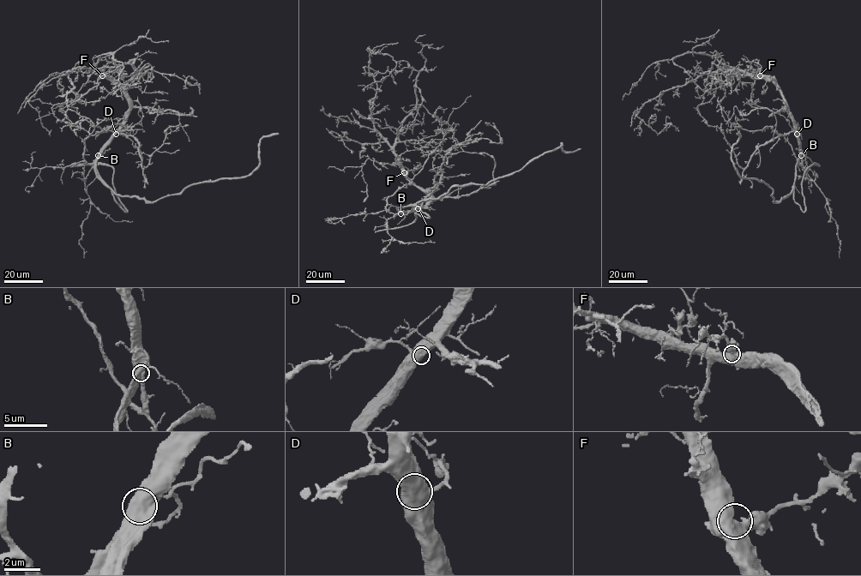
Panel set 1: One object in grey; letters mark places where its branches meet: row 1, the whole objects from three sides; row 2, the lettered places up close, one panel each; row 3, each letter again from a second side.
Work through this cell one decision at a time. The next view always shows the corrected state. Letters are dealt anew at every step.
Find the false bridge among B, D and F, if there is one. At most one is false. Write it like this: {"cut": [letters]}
{"cut": []}

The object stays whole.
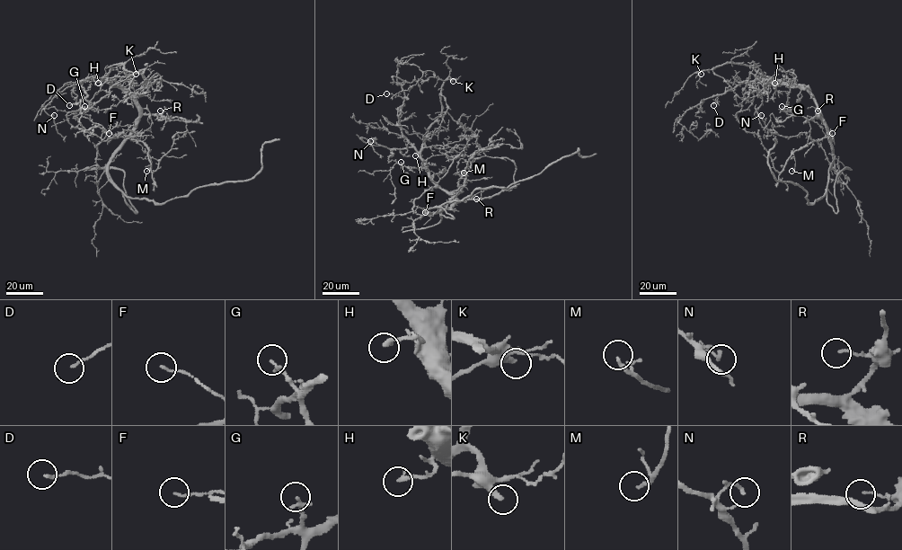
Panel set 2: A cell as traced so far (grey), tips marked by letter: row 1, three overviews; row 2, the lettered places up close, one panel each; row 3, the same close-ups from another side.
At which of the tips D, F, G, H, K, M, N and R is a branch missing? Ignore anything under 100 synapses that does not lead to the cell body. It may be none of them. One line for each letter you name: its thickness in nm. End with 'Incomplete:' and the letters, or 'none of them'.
Incomplete: none of them

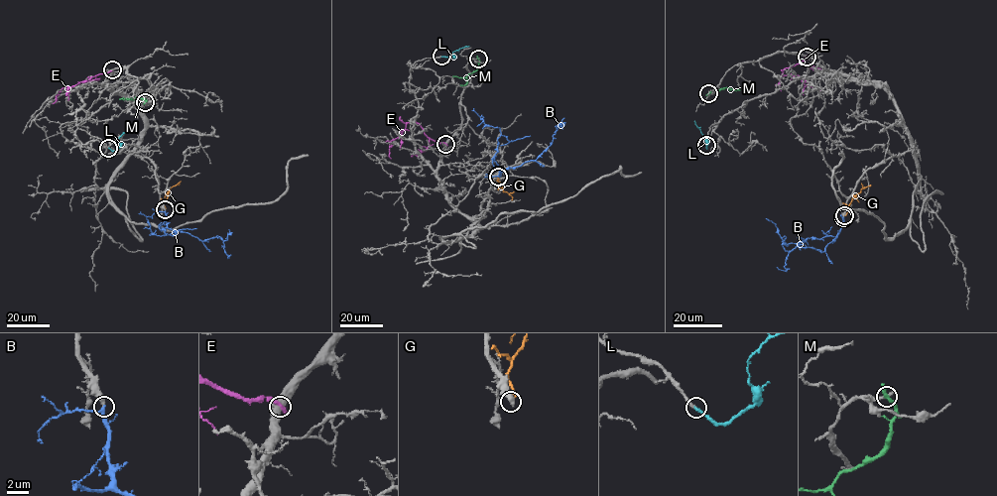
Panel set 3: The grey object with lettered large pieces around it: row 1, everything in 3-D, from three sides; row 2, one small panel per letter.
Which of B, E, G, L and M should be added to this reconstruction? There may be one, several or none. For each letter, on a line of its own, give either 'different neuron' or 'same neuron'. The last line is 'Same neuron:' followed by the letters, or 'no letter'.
B: same neuron
E: different neuron
G: different neuron
L: same neuron
M: different neuron
Same neuron: B, L

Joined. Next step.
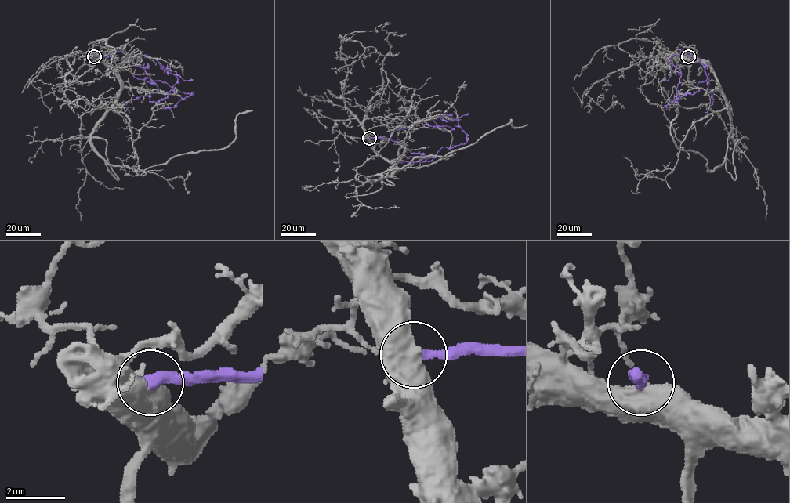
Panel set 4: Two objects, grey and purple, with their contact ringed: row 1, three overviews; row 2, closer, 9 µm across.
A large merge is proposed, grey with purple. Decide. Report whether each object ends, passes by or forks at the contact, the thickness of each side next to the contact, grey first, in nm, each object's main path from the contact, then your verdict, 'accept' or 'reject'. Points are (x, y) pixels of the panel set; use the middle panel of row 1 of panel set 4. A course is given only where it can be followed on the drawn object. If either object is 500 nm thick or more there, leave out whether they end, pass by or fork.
750/400 nm | grey via (369, 138), (396, 167), (373, 180), (415, 157), (473, 144), (511, 120), (528, 124) | purple via (369, 138), (389, 138), (424, 157), (464, 144), (467, 135), (457, 120), (449, 115), (438, 117) | reject

